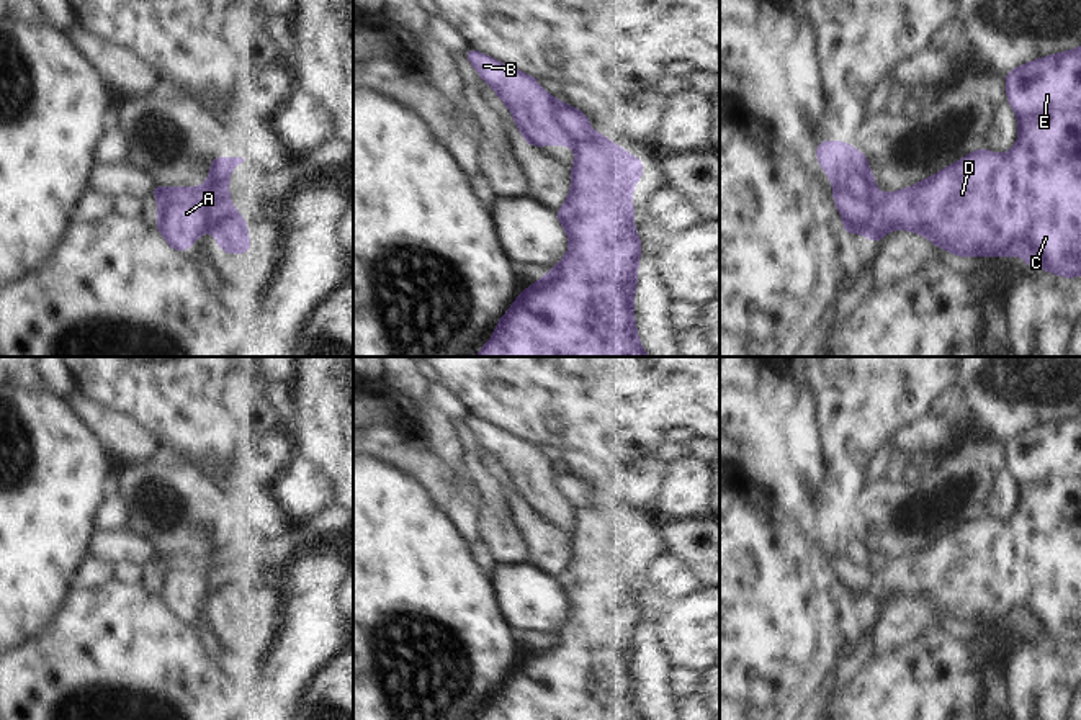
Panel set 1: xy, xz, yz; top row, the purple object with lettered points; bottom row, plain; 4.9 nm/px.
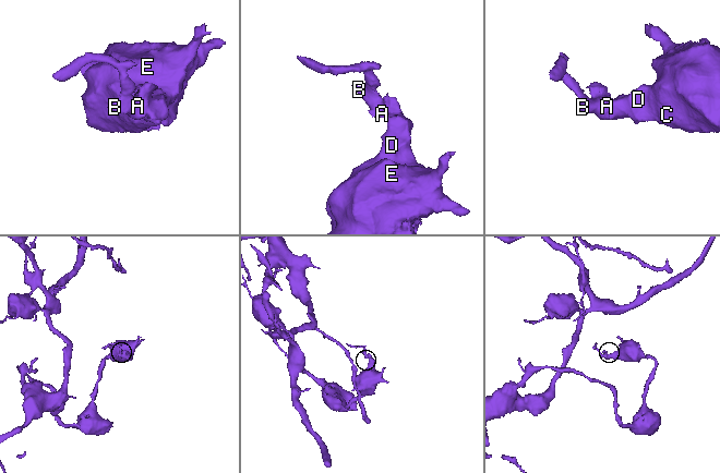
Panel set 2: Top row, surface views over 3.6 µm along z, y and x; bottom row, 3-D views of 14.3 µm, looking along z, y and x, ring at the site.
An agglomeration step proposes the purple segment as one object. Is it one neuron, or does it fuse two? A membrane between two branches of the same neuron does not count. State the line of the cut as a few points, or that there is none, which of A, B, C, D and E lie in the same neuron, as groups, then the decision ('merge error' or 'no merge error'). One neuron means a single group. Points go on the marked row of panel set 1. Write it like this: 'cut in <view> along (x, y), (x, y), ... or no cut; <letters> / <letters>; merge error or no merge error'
cut in yz along (882, 195), (872, 211), (851, 220), (844, 226); A B / C D E; merge error

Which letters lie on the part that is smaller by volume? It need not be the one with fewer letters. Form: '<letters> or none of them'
A, B.

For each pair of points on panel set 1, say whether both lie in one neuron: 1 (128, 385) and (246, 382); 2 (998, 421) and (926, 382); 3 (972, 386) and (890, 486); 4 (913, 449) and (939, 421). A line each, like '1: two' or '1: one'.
1: one
2: two
3: two
4: one

